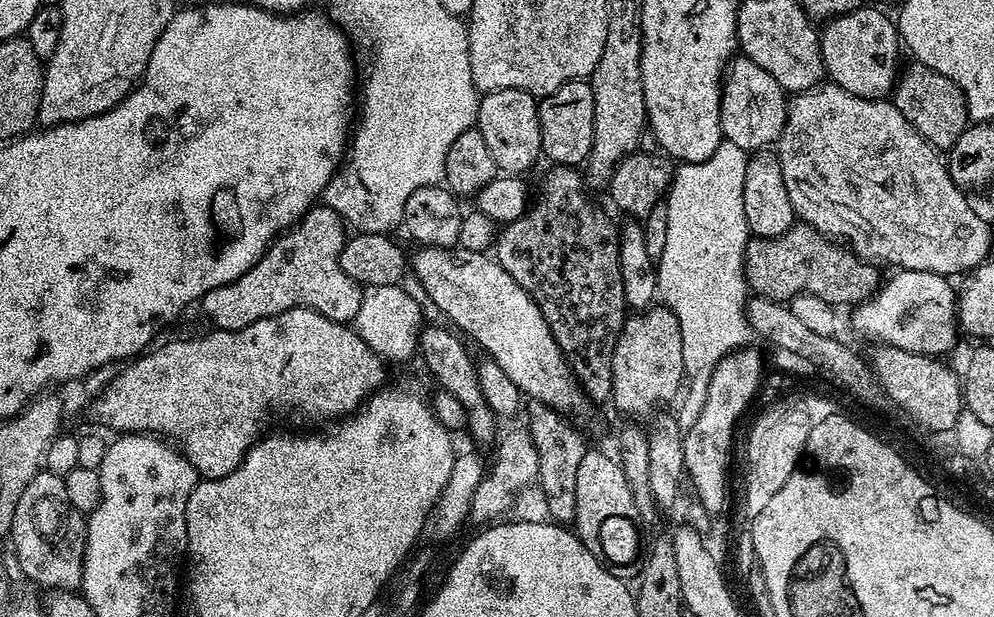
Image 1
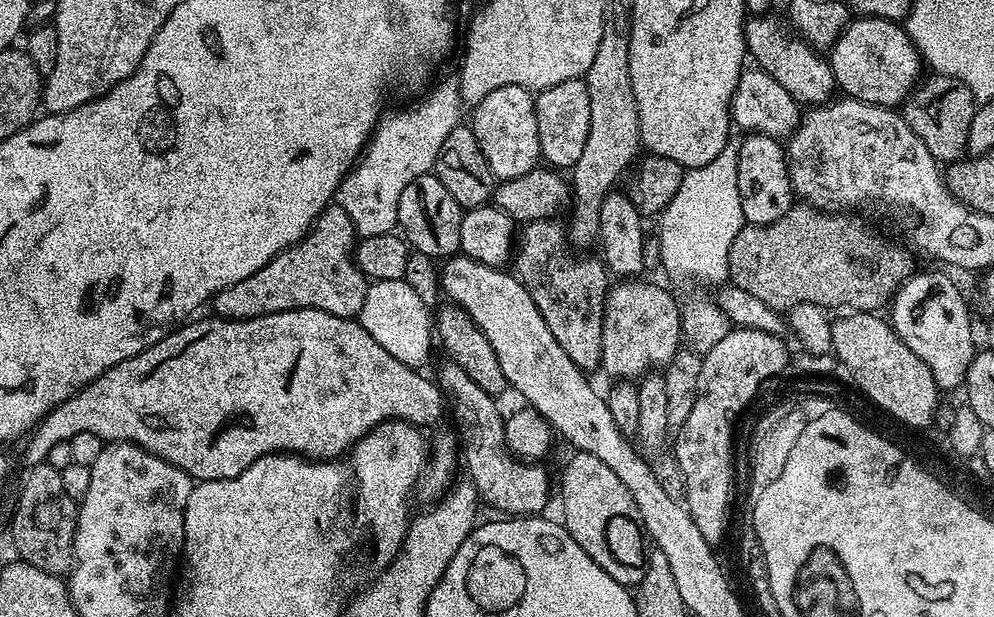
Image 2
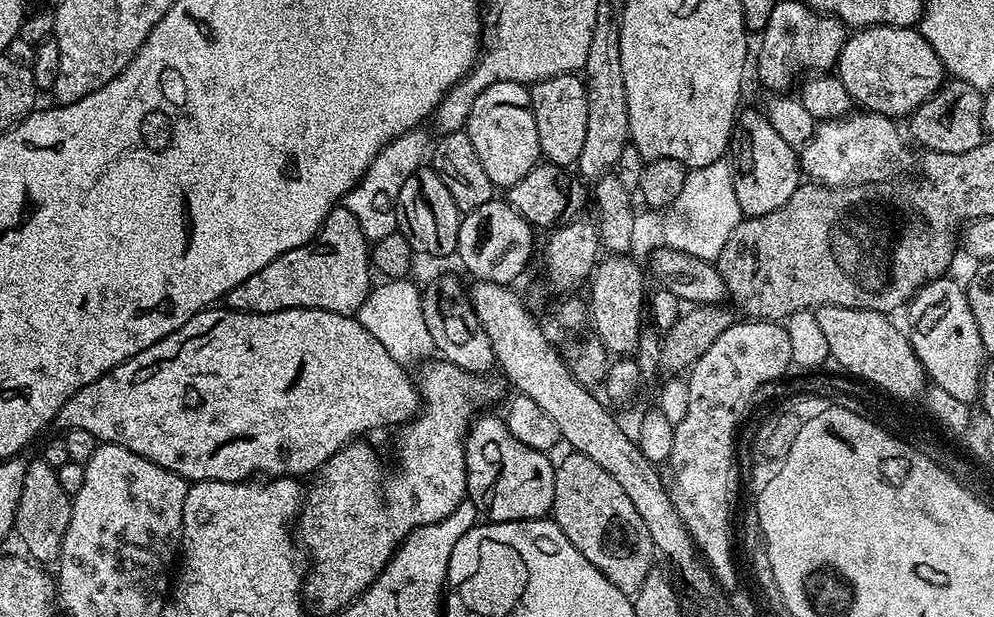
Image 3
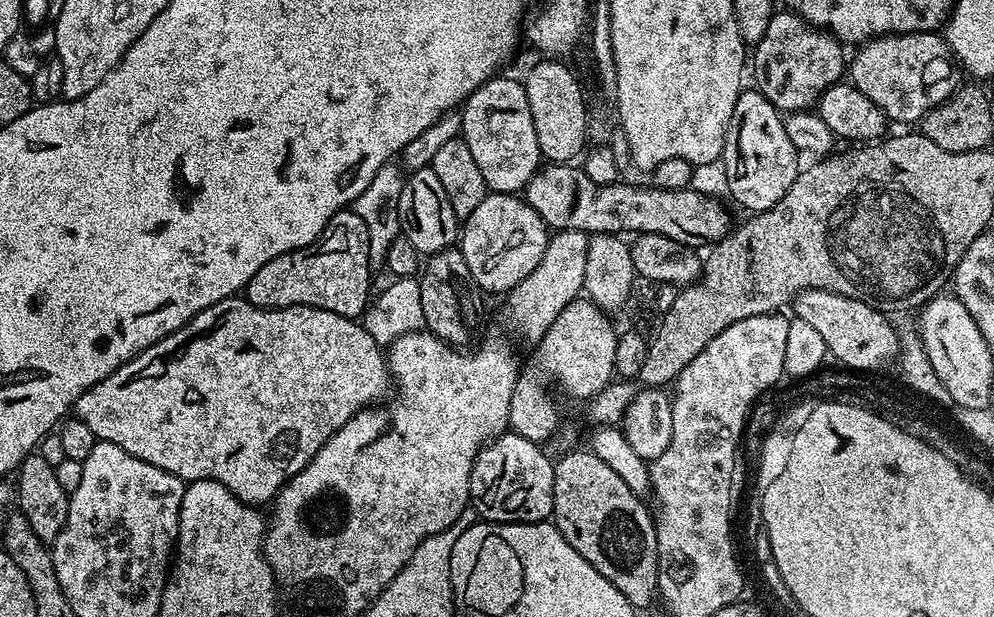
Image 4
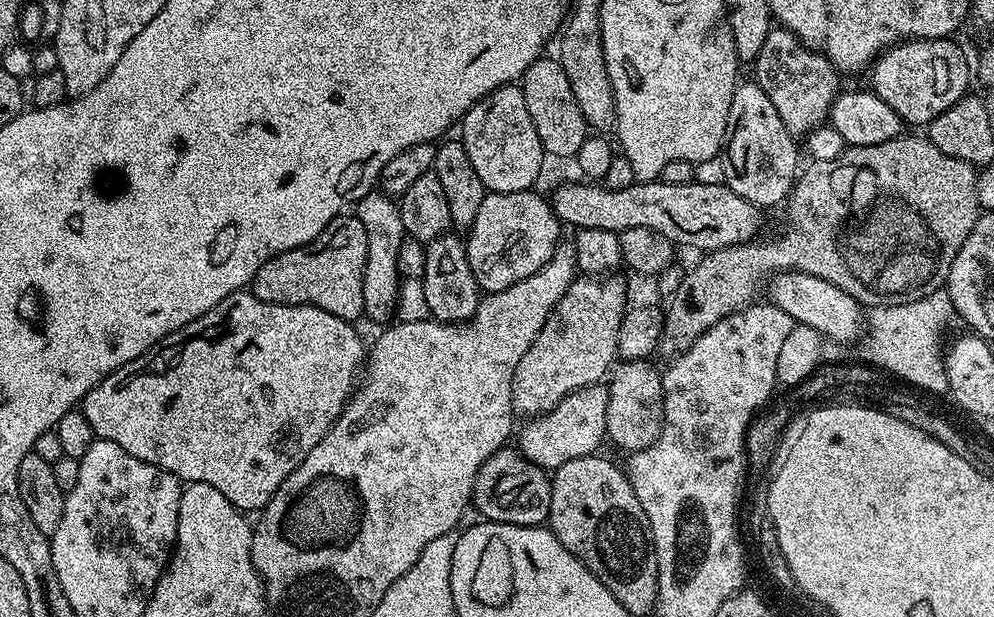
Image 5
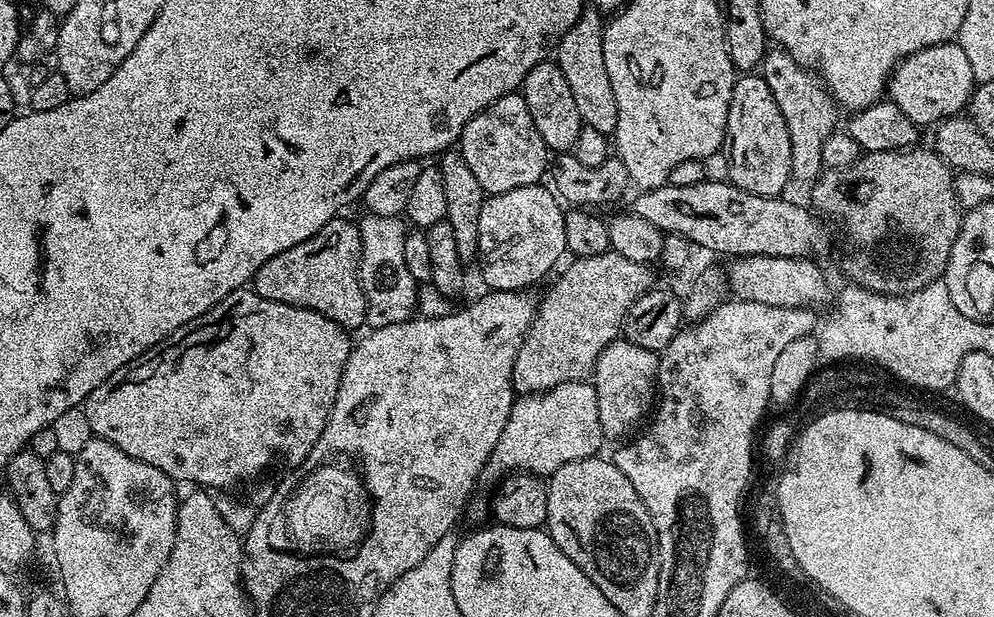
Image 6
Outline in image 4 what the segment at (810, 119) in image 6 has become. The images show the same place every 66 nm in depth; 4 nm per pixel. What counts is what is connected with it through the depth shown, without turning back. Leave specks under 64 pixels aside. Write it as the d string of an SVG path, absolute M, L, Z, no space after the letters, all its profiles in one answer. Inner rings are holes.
M791 10L773 11L766 34L754 45L750 72L756 75L755 91L761 92L782 114L815 109L820 96L846 76L845 45L831 32L809 24Z

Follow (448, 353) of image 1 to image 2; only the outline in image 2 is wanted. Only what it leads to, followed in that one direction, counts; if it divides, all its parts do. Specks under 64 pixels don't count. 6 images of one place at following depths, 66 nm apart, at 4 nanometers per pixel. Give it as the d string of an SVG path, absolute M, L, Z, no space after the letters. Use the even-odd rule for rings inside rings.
M445 362L434 373L434 379L440 385L447 403L450 405L450 416L460 420L459 443L462 445L462 464L468 467L467 479L472 481L476 493L481 501L492 508L497 508L497 513L508 518L518 516L534 516L543 513L548 504L548 495L553 495L554 484L548 481L548 472L540 462L517 460L506 446L504 433L505 413L500 413L497 401L482 386L477 386L466 375L462 366Z

